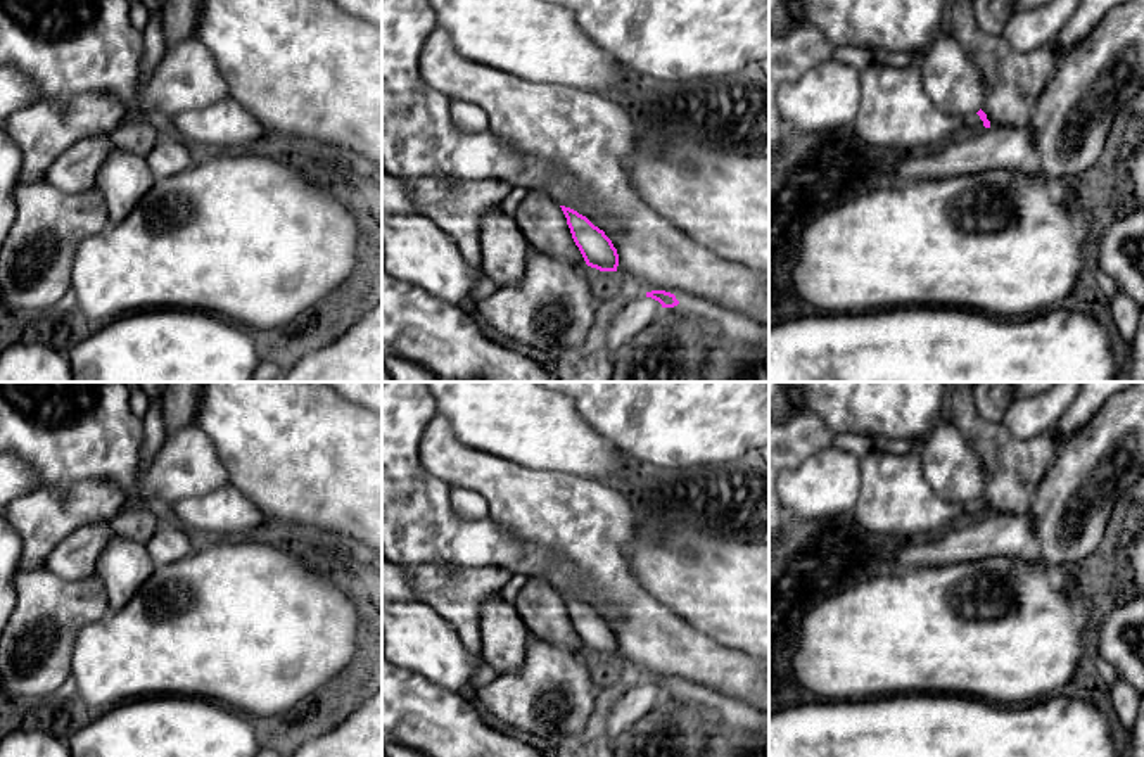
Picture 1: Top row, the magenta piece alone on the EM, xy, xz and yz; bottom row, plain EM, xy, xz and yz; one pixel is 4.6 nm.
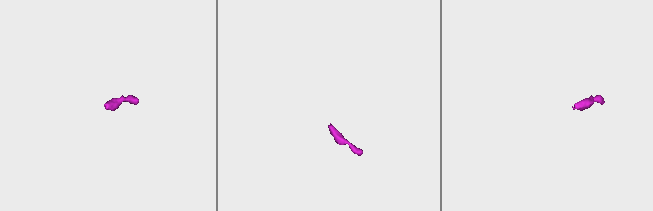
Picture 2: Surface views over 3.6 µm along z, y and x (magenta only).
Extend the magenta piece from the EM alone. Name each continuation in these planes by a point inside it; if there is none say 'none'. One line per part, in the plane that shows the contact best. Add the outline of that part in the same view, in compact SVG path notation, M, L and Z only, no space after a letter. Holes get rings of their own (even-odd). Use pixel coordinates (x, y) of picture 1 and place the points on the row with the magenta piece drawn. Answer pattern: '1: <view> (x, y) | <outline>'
1: yz (972, 123) | M976 112L964 118L966 133L978 133L983 128L985 128L983 121L980 119L980 116Z

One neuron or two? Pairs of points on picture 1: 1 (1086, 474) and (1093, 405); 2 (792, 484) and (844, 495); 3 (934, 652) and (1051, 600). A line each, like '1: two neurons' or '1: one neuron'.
1: one neuron
2: one neuron
3: one neuron

